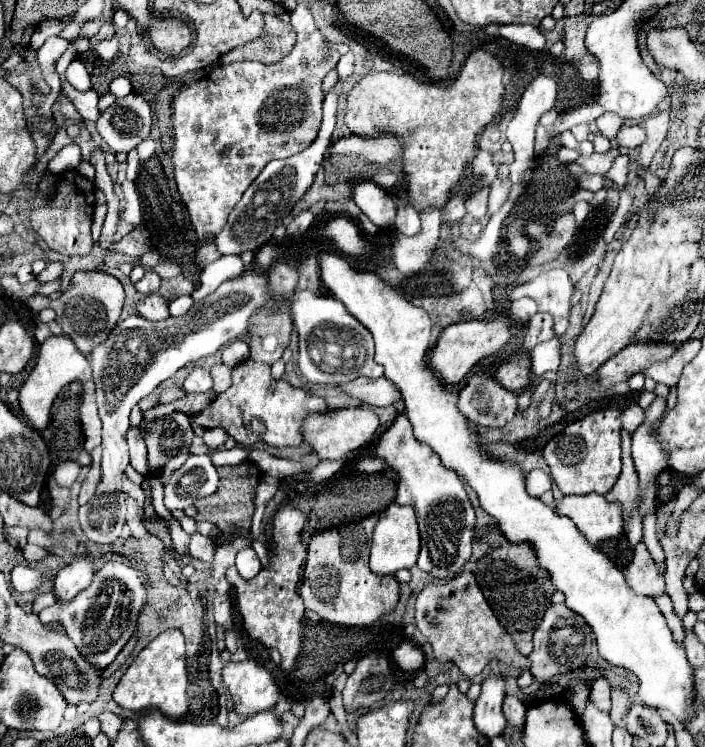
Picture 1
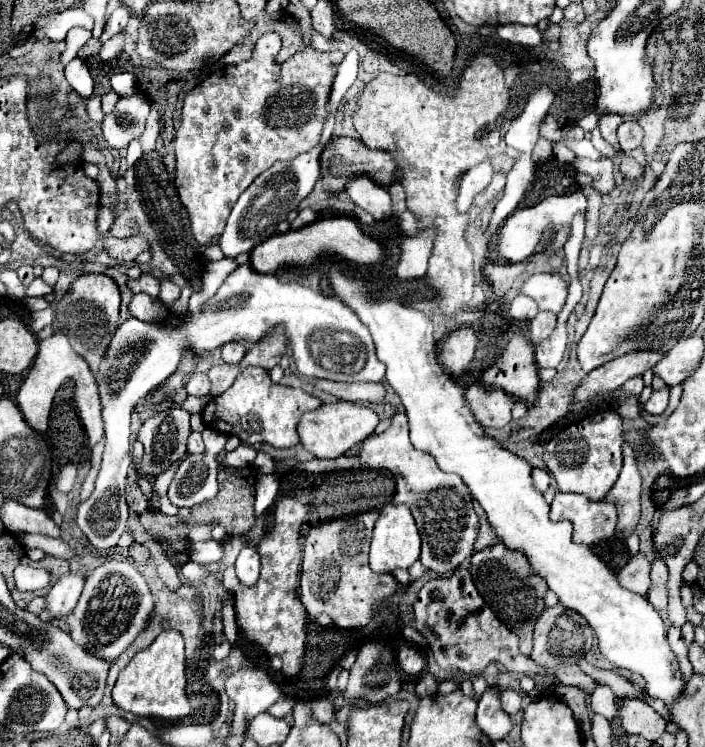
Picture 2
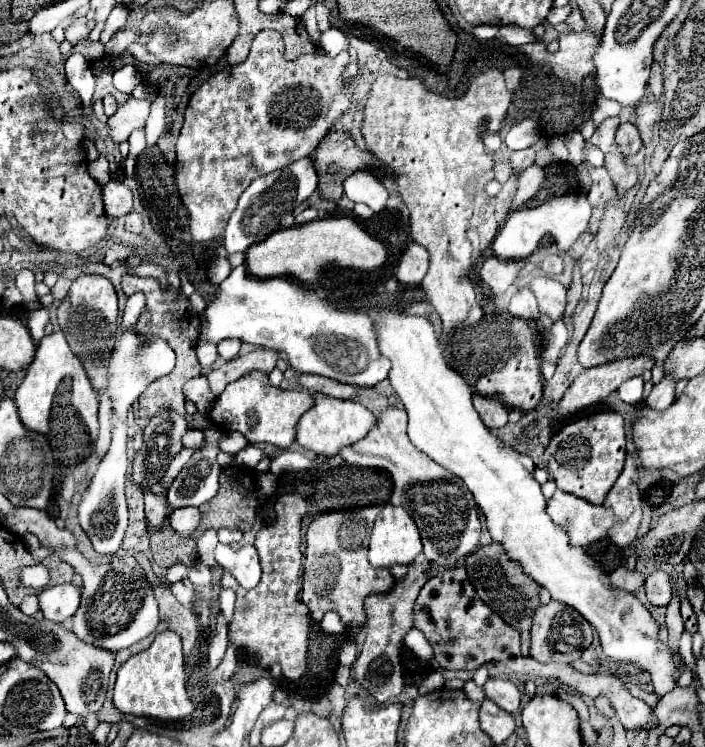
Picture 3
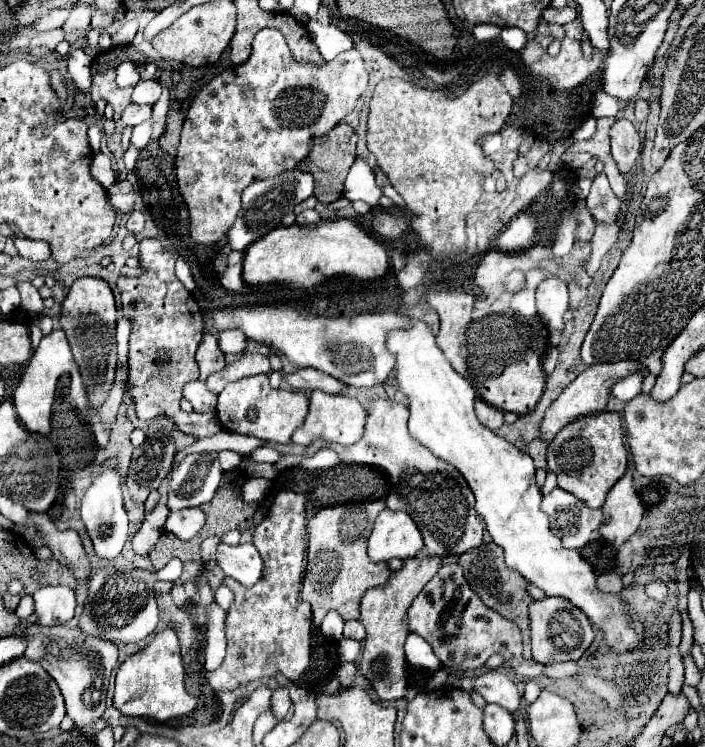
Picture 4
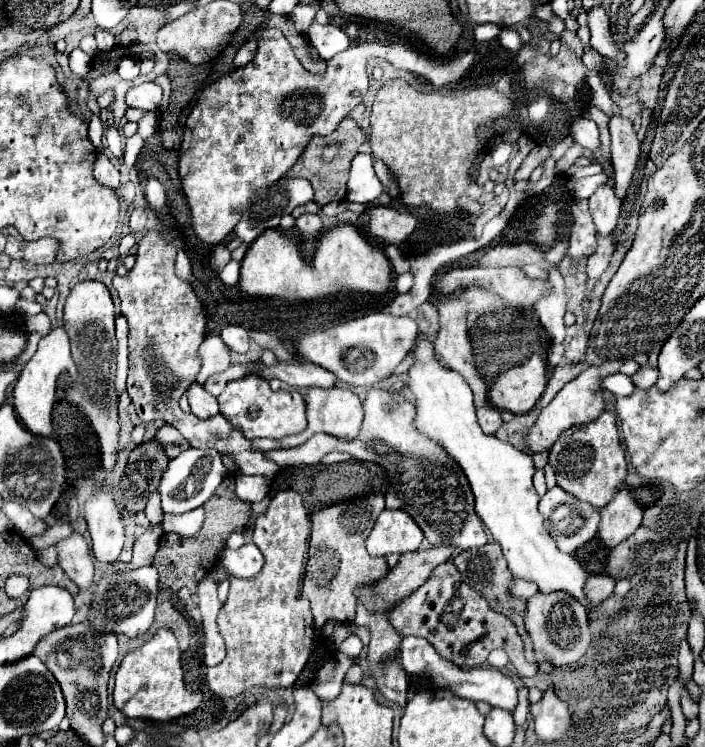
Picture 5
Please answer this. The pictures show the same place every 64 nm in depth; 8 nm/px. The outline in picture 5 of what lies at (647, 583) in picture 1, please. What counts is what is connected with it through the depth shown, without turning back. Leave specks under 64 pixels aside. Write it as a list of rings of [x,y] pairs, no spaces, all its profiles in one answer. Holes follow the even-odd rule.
[[[590,576],[588,578],[588,598],[592,598],[594,604],[600,604],[602,600],[606,600],[608,596],[614,594],[616,588],[616,580],[612,576]]]

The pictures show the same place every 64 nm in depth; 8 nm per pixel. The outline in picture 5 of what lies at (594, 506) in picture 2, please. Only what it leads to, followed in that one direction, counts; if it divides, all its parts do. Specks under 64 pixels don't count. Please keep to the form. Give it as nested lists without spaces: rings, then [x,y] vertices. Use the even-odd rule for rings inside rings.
[[[558,486],[540,498],[540,512],[546,518],[550,536],[562,552],[574,552],[598,532],[600,512]]]

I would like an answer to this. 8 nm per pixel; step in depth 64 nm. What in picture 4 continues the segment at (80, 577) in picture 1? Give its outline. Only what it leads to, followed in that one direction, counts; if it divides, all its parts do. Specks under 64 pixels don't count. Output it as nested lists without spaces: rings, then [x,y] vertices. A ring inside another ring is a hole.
[[[42,586],[34,594],[40,624],[64,624],[74,616],[76,594],[68,586]]]

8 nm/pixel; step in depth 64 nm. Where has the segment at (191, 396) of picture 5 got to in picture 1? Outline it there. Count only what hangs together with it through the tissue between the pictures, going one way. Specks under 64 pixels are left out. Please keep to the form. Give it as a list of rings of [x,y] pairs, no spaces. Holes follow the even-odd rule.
[[[196,366],[184,380],[184,390],[186,392],[206,392],[212,388],[212,378],[210,378],[210,370]]]

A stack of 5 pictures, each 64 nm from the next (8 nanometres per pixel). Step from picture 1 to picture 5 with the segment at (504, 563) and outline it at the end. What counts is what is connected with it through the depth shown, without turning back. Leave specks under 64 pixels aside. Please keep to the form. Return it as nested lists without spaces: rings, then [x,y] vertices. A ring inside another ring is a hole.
[[[488,542],[488,544],[480,546],[480,548],[464,550],[464,552],[456,554],[454,564],[456,564],[456,568],[460,570],[462,580],[464,580],[466,584],[470,584],[476,592],[480,592],[480,594],[486,598],[486,602],[490,604],[492,610],[508,616],[508,618],[516,624],[516,628],[518,628],[518,632],[520,632],[520,636],[522,636],[522,640],[524,640],[526,660],[528,660],[528,662],[536,662],[534,650],[532,650],[532,640],[530,640],[530,636],[528,636],[528,632],[526,632],[526,628],[524,628],[526,600],[524,600],[524,598],[514,598],[514,596],[510,594],[510,582],[514,580],[514,576],[508,572],[508,566],[504,564],[504,556],[502,556],[502,552],[500,552],[500,546],[498,546],[496,542]]]

